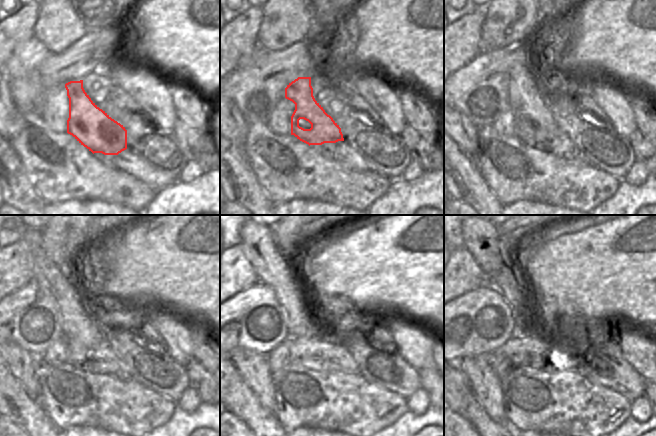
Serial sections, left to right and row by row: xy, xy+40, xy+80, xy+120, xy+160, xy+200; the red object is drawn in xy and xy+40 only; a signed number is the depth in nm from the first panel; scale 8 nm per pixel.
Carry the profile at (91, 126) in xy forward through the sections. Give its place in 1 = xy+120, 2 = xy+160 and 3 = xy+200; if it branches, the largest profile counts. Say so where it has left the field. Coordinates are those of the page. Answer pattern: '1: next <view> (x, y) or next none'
1: next xy+120 (78, 325)
2: next xy+160 (273, 270)
3: next xy+200 (481, 238)

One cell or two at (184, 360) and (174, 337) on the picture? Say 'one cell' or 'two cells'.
one cell

